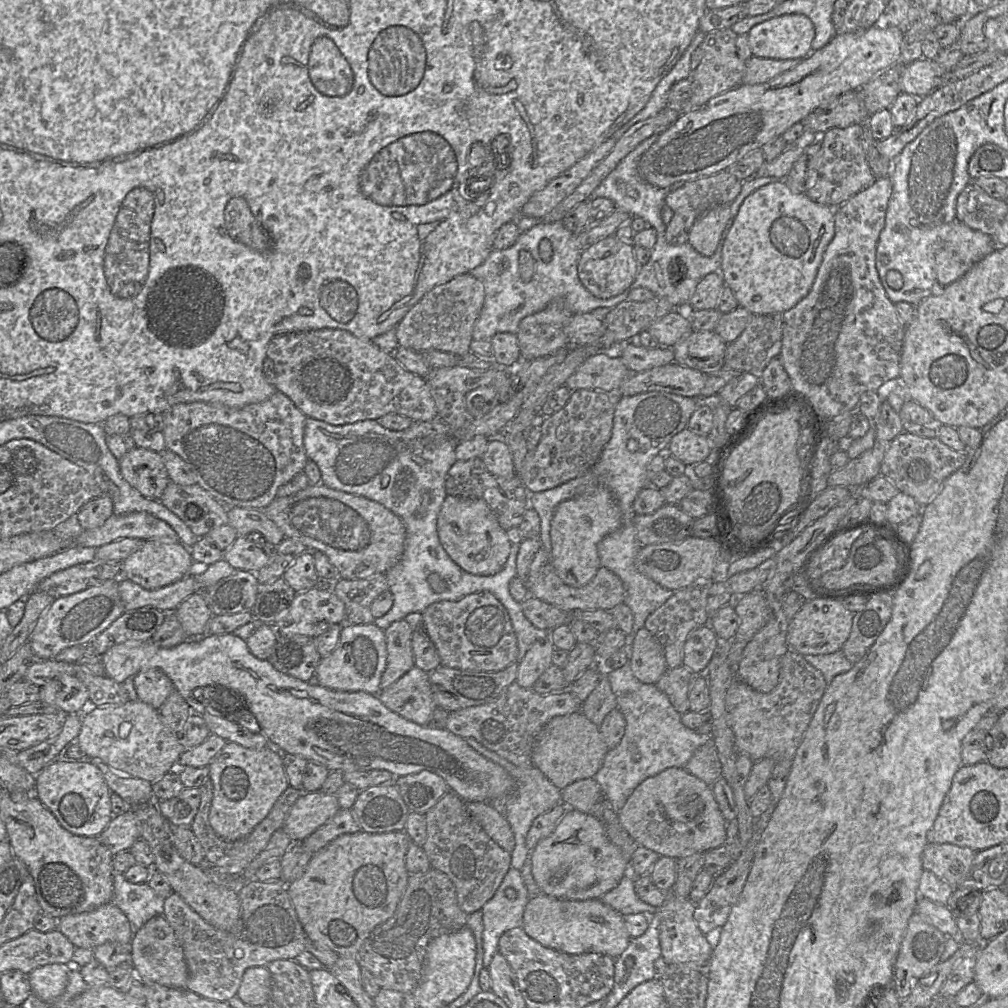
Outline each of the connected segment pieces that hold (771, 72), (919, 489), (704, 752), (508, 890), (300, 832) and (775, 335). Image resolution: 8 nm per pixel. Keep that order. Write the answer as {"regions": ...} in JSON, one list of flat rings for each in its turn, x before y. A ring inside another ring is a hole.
{"regions":[[[752,56,746,62,746,71,742,83,748,85,762,84,779,74,795,67,798,59,778,60]],[[906,431,888,445,881,464,881,475,890,479,900,492,926,506,939,493,944,481,960,469,967,459,966,451,956,451,938,437,926,438]],[[709,740,699,746,684,768,710,786,720,779,722,777,722,765,714,742]],[[511,867,494,896,481,909,484,930,483,966,488,968,499,952,499,940,507,930,523,927,523,914,530,894,524,884,522,873]],[[303,792,292,805,282,829,293,842,301,842,340,809,334,794]],[[783,313,752,315,742,334,728,343,724,367,737,371,761,374,774,357,780,355,783,337]]]}

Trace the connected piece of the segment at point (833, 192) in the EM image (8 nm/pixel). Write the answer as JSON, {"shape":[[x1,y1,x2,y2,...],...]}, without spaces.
{"shape":[[852,124,844,128,830,128,820,135,822,155,818,180,805,194,814,202,837,208,868,188,875,181,874,176,863,149,863,134,866,124]]}

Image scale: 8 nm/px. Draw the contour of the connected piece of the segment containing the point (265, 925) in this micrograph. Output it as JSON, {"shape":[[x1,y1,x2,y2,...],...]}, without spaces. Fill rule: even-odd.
{"shape":[[248,879,237,887,240,900,240,917,230,931,219,930,201,918,177,893,171,892,165,899,162,915,174,930,183,950,188,968,186,989,207,999,227,1002,236,995,246,969,266,966,274,960,294,960,305,951,307,936,297,918,288,895,286,884,281,880,258,881]]}

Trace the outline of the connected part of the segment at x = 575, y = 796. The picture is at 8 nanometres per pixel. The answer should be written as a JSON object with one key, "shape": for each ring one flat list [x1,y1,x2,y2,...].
{"shape":[[593,778,573,782,561,791,562,803,568,808,592,815,592,808,604,799,601,786]]}

